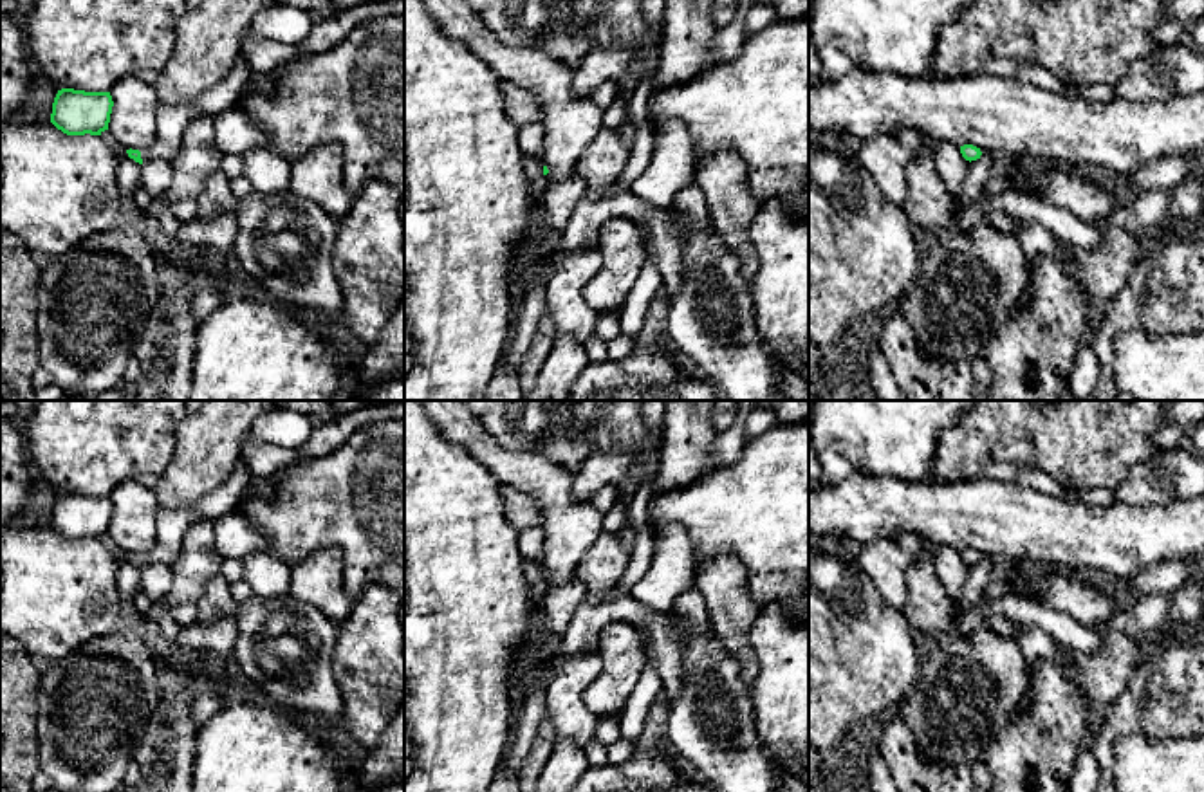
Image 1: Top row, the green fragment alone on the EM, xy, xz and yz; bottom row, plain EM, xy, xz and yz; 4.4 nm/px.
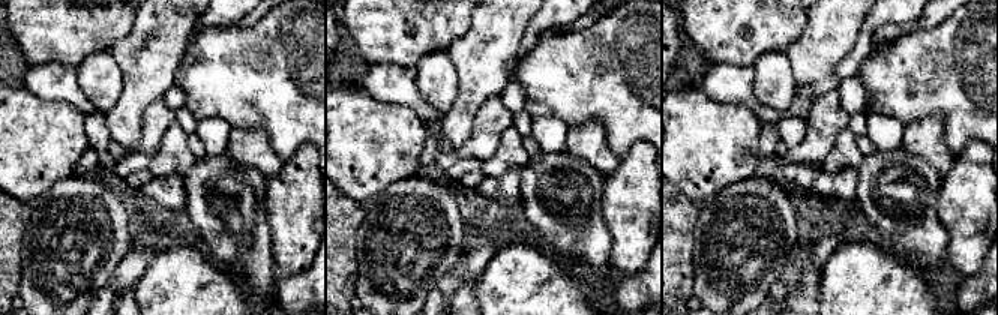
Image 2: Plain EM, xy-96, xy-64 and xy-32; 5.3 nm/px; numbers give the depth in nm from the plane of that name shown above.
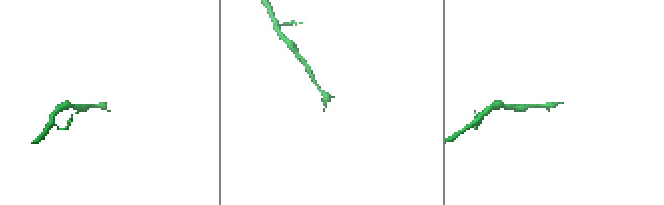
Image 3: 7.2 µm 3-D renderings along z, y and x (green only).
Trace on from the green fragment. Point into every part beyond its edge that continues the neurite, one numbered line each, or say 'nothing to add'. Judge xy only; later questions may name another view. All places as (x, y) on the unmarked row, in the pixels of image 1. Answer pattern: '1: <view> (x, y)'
1: xy (172, 525)

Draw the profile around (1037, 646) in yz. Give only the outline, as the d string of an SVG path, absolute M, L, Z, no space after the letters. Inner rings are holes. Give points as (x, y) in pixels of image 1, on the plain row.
M1020 622L1011 624L1013 624L1011 637L1016 640L1022 653L1031 664L1049 660L1060 662L1074 682L1083 684L1083 675L1074 664L1067 662L1060 655L1060 644L1052 637L1049 637L1043 630L1033 624L1020 624Z

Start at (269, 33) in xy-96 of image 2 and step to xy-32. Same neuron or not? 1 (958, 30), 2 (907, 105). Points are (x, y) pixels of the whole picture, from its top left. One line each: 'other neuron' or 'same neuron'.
1: same neuron
2: same neuron

